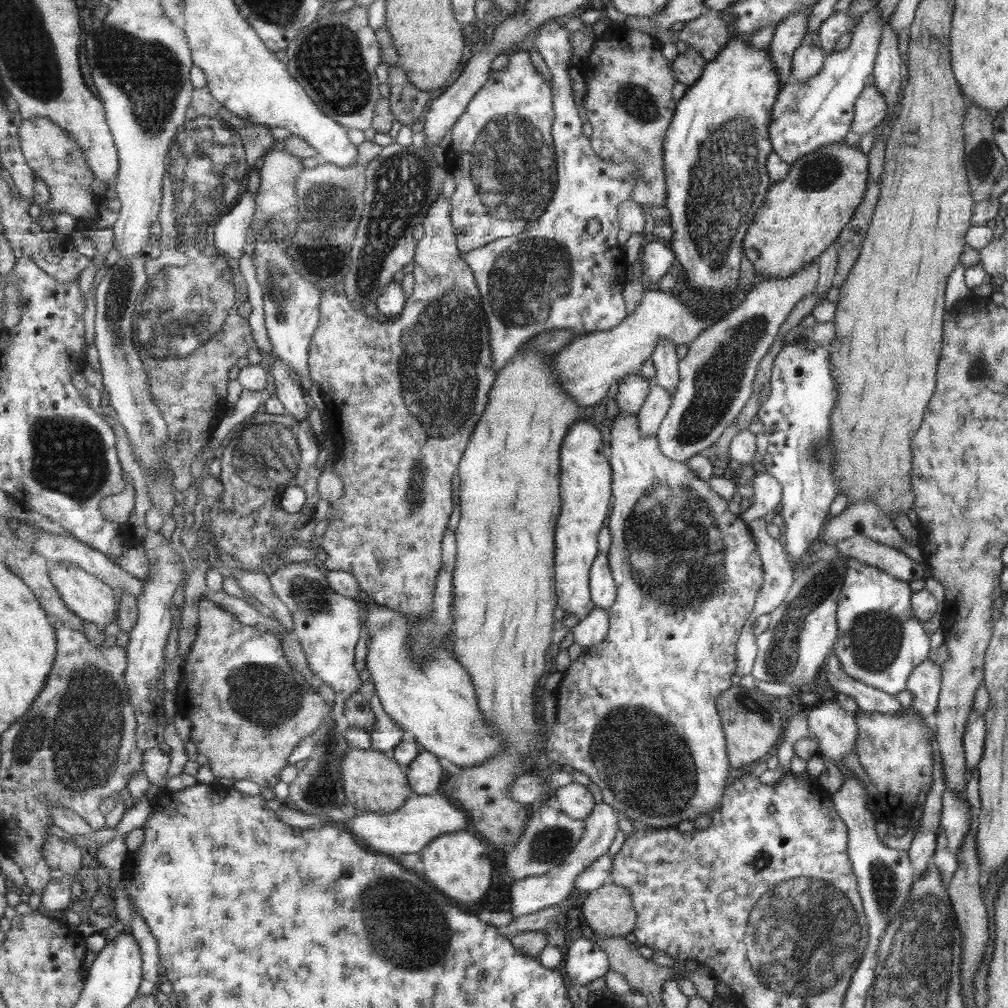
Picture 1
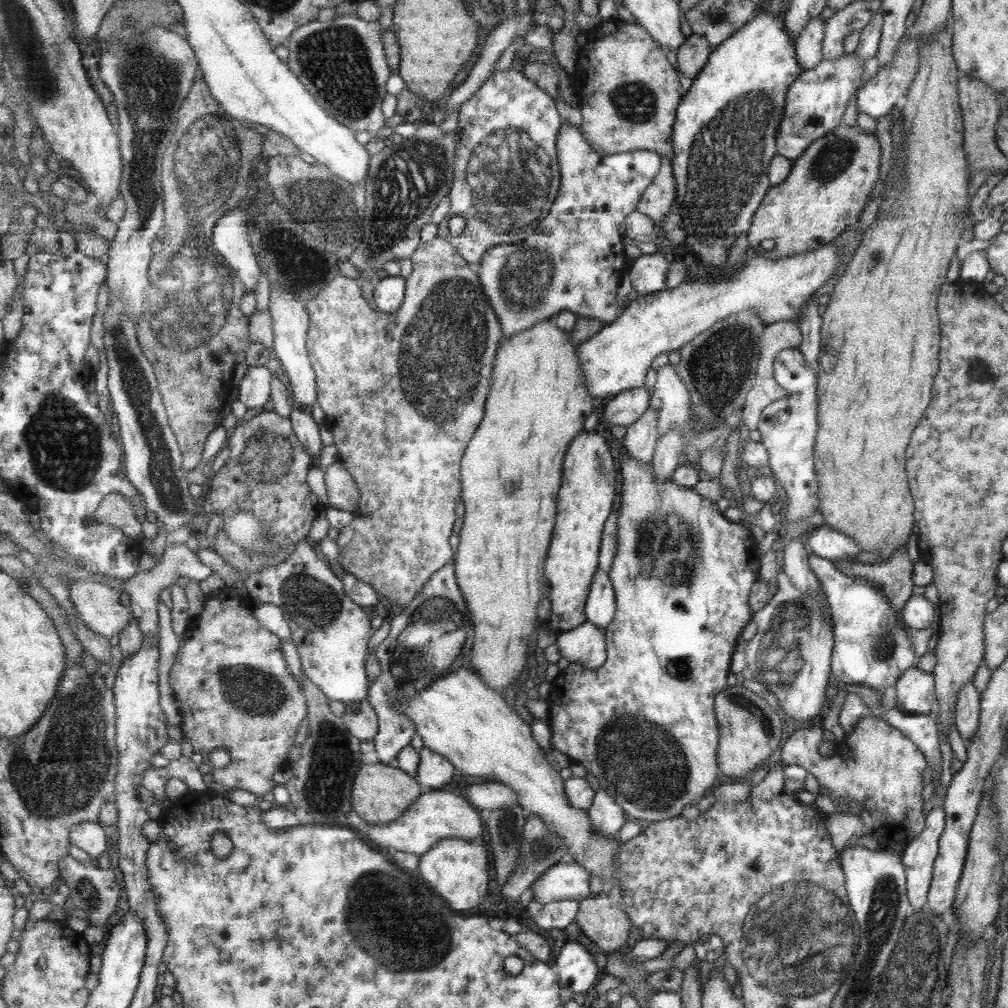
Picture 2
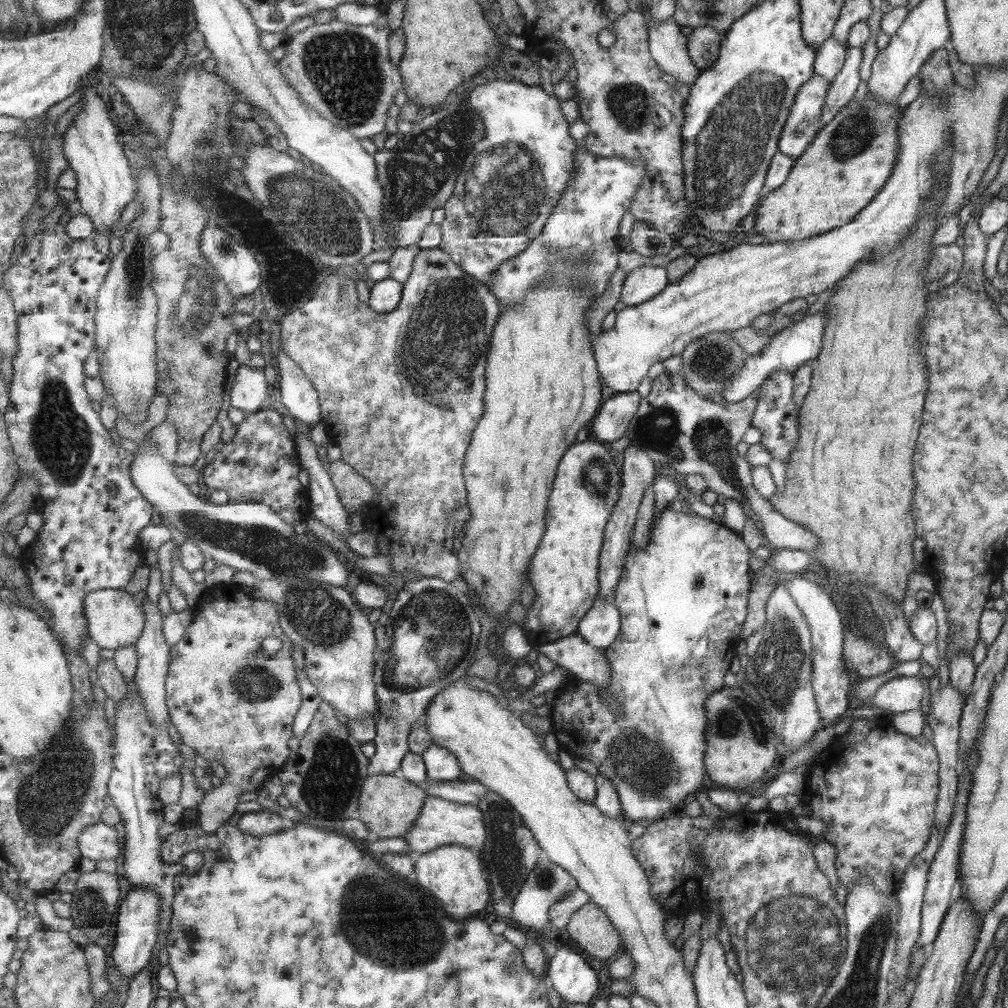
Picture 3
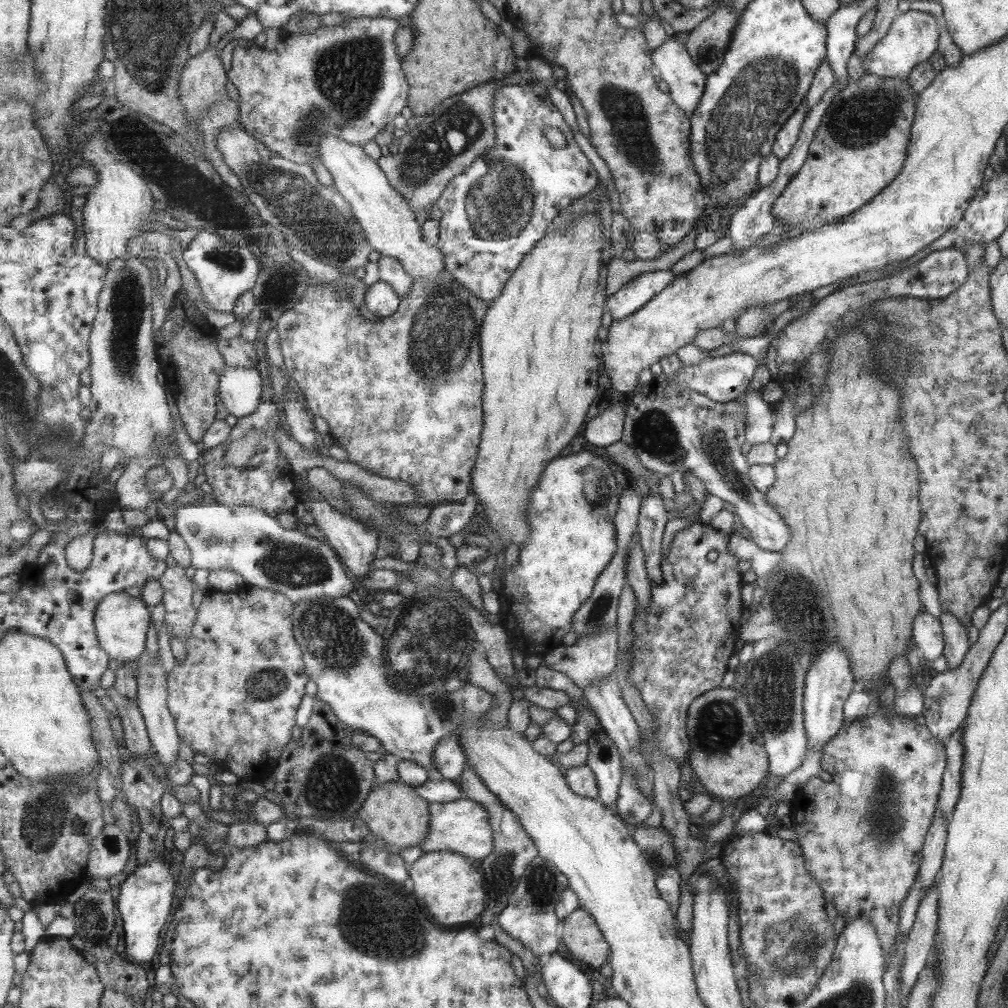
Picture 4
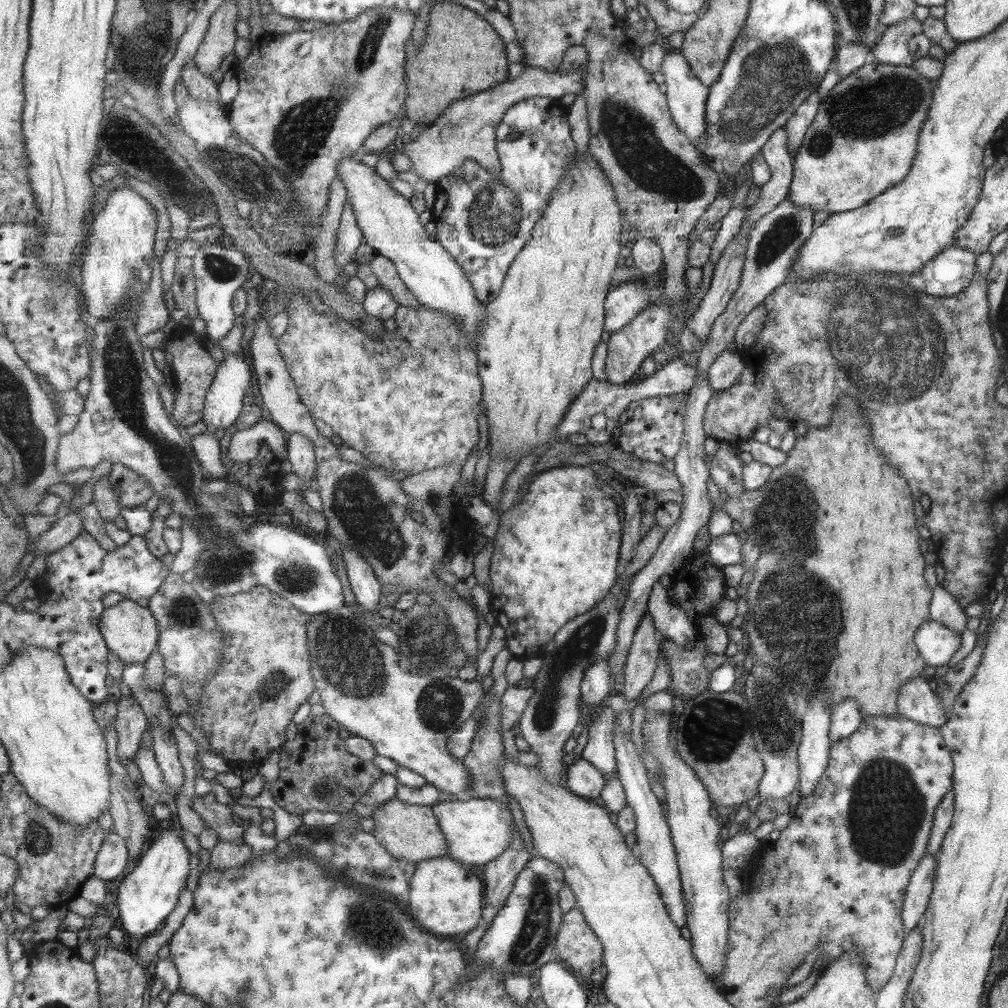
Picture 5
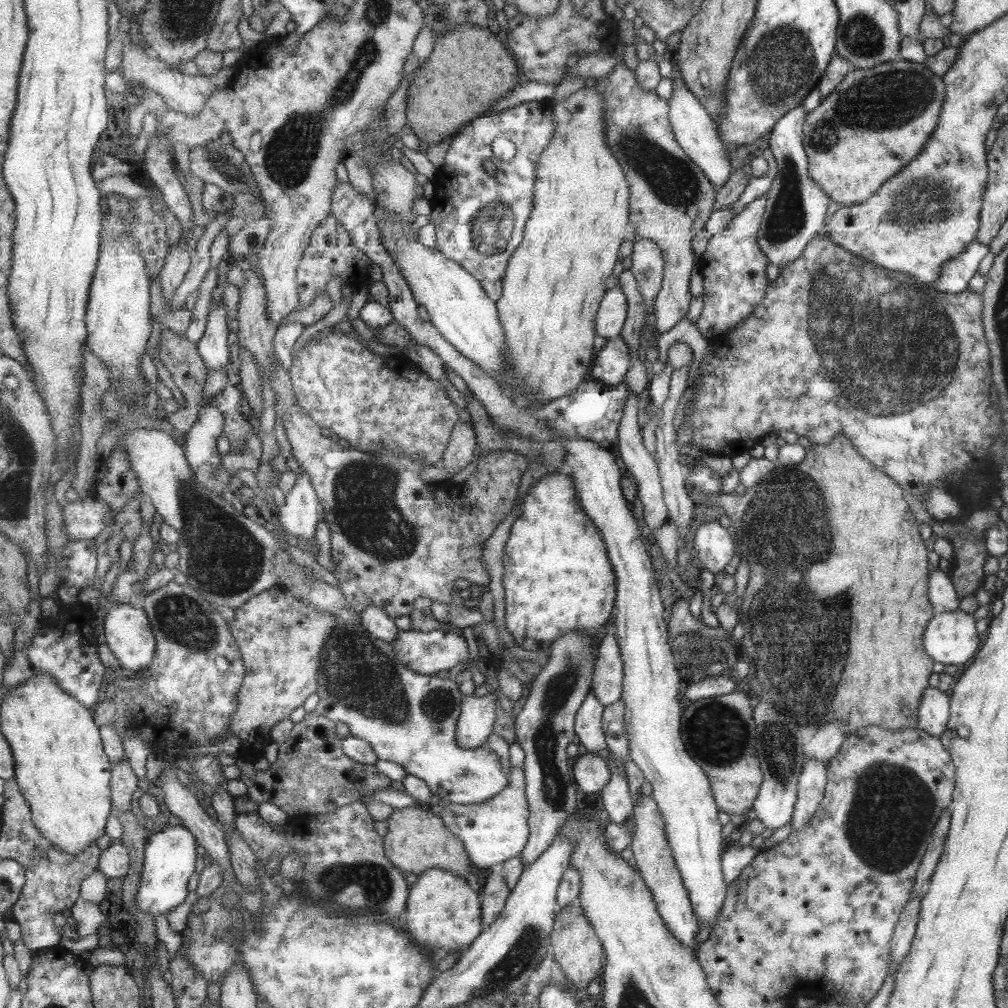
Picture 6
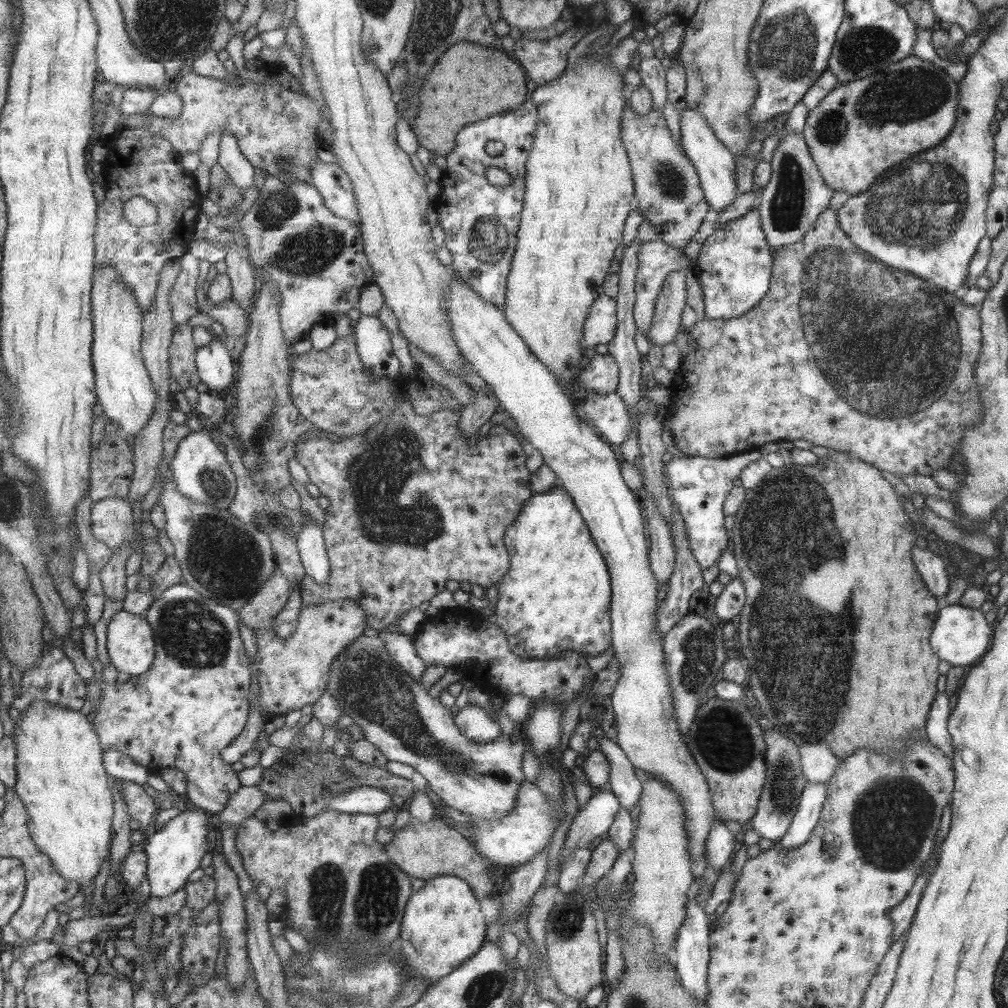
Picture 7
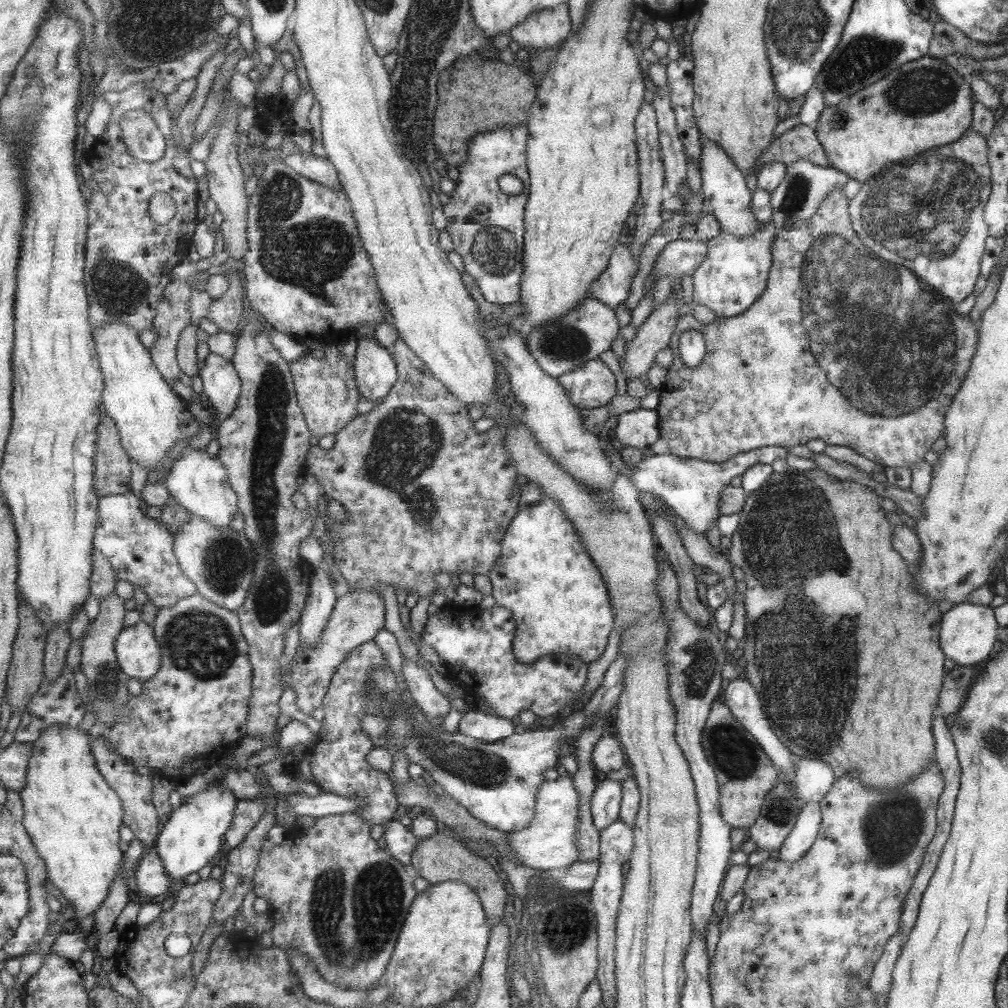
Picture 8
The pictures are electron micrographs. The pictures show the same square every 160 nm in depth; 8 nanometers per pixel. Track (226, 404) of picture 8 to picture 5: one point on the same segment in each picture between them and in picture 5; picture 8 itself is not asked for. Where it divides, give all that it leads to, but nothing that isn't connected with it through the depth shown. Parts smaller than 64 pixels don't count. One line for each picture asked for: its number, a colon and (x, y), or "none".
5: (221, 270)
6: (214, 347)
7: (214, 361)

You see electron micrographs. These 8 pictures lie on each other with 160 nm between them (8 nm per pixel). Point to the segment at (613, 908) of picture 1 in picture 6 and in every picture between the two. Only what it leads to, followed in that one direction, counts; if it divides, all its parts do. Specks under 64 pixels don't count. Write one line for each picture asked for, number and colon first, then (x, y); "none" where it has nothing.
2: (607, 925)
3: (593, 930)
4: (581, 934)
5: (578, 946)
6: (578, 948)

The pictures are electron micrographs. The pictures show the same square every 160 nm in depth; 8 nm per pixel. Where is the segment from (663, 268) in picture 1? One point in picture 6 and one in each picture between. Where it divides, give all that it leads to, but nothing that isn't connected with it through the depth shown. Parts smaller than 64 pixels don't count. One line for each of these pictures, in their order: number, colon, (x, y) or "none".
2: (649, 273)
3: (644, 283)
4: (639, 291)
5: (623, 305)
6: (613, 312)

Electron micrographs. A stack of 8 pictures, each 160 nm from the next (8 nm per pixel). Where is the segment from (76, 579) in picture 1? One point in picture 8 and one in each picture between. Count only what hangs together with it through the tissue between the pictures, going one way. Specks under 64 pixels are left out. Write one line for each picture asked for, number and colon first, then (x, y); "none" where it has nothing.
2: (99, 605)
3: (115, 620)
4: (122, 621)
5: (132, 631)
6: (129, 634)
7: (131, 643)
8: (139, 653)

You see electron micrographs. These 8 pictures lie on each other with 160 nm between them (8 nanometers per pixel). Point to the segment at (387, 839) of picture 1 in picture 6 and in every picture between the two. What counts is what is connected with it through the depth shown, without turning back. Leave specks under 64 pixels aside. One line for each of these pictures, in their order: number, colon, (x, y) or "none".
2: (438, 815)
3: (442, 823)
4: (463, 826)
5: (477, 831)
6: (493, 832)

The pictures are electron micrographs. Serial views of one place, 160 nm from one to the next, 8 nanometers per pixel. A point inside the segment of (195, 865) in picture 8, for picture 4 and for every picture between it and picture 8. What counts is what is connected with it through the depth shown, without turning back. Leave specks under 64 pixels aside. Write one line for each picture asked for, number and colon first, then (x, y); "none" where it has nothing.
4: (145, 902)
5: (146, 896)
6: (171, 854)
7: (174, 852)

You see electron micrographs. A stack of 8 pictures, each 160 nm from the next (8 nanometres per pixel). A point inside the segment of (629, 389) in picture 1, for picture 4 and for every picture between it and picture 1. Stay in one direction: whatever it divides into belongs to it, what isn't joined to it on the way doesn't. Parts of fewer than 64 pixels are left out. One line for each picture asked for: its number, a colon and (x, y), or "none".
2: (625, 409)
3: (613, 421)
4: (606, 428)

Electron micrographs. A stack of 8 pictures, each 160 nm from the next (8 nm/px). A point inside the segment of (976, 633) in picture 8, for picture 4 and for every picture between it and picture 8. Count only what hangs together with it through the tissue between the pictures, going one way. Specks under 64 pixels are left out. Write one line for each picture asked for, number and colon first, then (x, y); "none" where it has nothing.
4: (927, 634)
5: (936, 643)
6: (950, 639)
7: (960, 636)

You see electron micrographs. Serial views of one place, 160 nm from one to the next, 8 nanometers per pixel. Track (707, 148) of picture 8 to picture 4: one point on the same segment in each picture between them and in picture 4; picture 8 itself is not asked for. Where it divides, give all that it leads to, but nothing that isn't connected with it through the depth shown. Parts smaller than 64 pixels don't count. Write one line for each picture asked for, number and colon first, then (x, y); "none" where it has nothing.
4: (686, 80)
5: (686, 93)
6: (696, 131)
7: (715, 164)

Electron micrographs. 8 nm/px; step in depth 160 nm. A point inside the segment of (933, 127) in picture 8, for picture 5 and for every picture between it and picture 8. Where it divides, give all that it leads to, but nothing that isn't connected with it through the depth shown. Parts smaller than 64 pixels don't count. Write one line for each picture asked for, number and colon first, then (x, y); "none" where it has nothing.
5: (862, 140)
6: (876, 120)
7: (861, 128)

